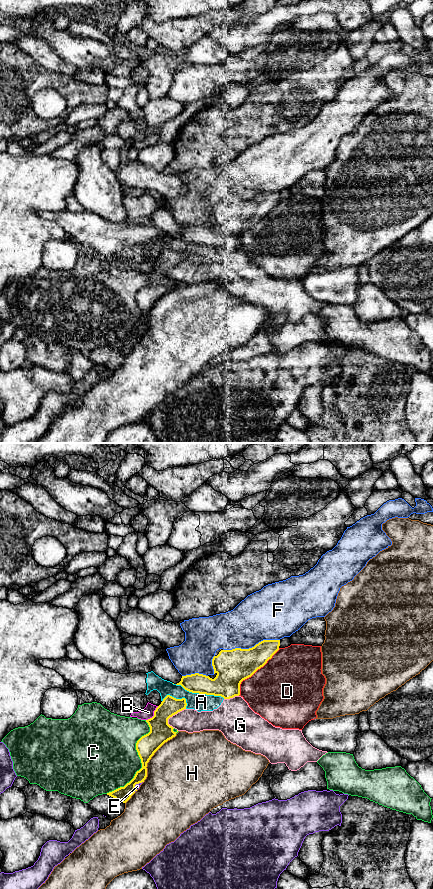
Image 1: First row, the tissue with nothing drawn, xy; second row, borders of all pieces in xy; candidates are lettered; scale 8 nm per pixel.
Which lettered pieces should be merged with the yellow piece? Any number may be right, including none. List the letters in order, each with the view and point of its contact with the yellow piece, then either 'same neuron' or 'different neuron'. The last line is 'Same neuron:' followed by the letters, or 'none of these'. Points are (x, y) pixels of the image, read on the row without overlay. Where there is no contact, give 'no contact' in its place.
A: xy (200, 245) | different neuron
B: xy (154, 266) | different neuron
C: xy (141, 313) | different neuron
D: xy (254, 224) | different neuron
E: xy (135, 336) | different neuron
F: xy (252, 199) | different neuron
G: xy (174, 266) | different neuron
H: xy (151, 308) | different neuron
Same neuron: none of these

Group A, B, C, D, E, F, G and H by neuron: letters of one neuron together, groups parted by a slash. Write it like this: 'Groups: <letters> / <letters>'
Groups: A B G / C / D / E / F / H

